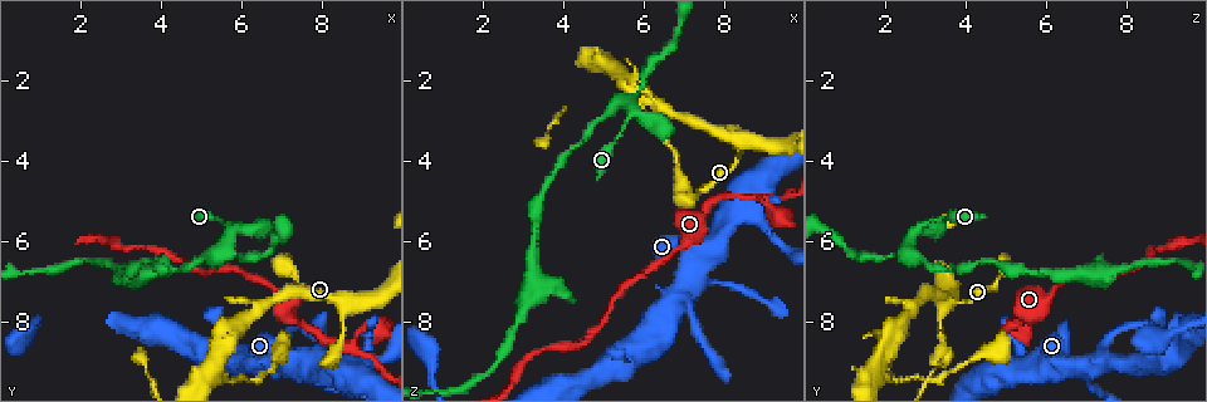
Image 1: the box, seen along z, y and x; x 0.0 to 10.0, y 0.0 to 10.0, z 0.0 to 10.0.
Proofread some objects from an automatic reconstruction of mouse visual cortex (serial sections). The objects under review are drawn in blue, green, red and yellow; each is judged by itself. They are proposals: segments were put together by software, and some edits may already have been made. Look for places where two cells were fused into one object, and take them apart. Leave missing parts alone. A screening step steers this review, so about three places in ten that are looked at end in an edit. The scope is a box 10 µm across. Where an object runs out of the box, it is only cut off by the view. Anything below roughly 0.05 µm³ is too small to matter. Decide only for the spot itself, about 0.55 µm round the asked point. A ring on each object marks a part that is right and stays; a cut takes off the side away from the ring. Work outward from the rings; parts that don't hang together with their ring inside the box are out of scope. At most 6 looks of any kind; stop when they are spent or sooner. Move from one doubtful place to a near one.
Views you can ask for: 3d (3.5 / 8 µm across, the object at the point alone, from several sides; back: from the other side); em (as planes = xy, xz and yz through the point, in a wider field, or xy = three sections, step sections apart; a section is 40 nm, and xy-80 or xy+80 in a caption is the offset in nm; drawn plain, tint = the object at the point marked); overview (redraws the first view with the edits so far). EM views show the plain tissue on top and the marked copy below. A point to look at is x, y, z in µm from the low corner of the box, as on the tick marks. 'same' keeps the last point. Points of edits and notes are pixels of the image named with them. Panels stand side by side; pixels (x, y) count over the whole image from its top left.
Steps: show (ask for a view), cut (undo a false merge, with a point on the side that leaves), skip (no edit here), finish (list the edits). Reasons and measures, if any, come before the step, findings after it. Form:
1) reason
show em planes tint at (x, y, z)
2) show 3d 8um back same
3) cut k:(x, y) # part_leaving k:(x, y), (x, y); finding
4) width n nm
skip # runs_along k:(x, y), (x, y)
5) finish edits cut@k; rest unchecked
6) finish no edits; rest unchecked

sharp bend
show 3d 3.5um at (8.55, 7.50, 3.55)

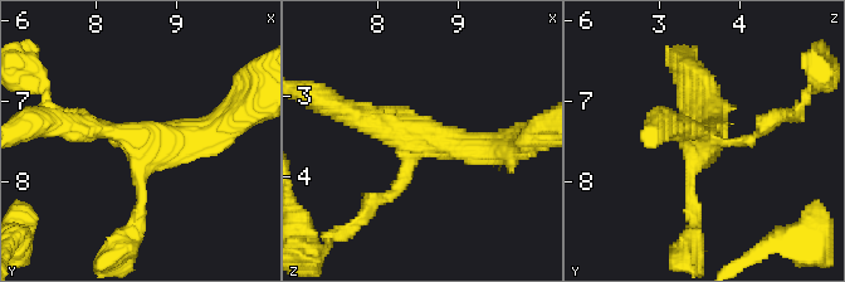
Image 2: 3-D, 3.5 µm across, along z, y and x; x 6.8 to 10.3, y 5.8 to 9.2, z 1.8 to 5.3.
arms 4; arm_widths 150, 150, 300, 400 nm; need the tissue
show em xy step 2 tint at (8.60, 7.55, 3.55)

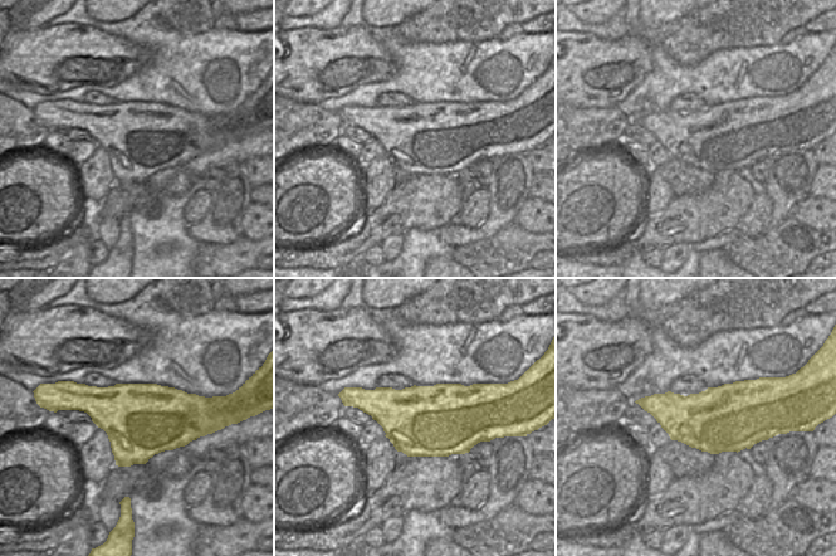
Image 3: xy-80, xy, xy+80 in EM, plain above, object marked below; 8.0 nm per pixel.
show em xy step 1 tint same

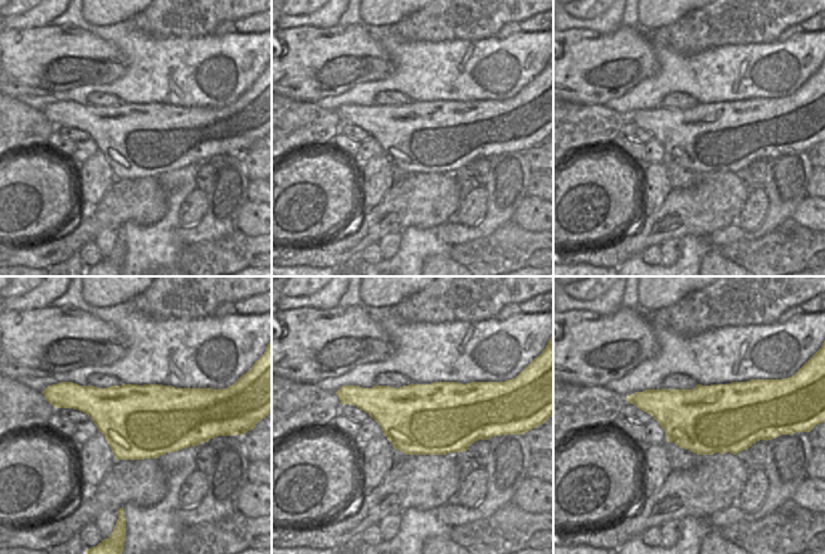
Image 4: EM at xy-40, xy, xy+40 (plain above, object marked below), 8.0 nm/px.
skip # runs_along 2:(385, 198), (411, 142), (508, 142); all the same cell

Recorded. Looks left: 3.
narrows sharply
show 3d 8um at (8.75, 8.70, 5.00)

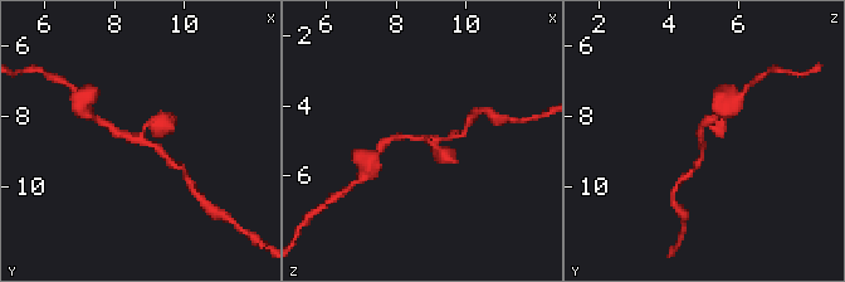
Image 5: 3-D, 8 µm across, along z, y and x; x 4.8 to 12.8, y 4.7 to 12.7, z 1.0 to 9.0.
arms 3; arm_widths 150, 200, 200 nm; shape alone is not enough
show em xy step 2 tint same

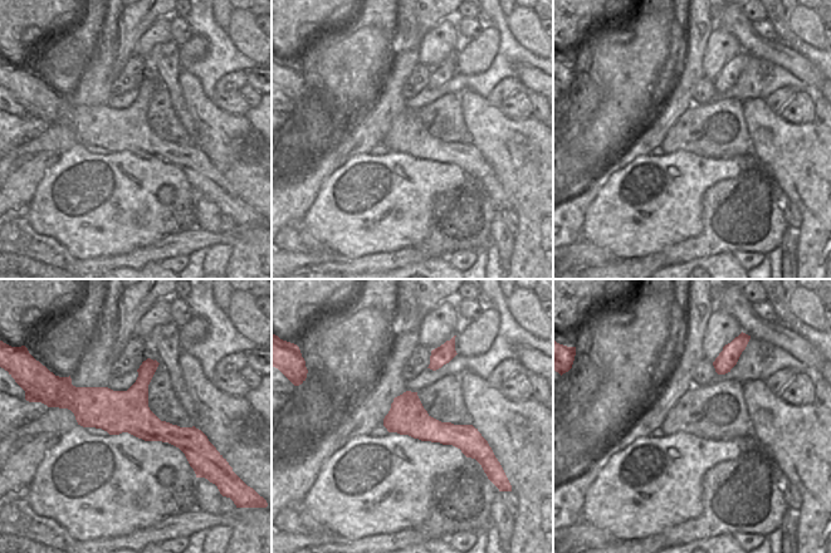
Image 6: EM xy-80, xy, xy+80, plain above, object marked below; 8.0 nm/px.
skip # runs_along 6:(68, 402), (195, 432); all the same cell

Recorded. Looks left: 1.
finish no edits; rest unchecked

